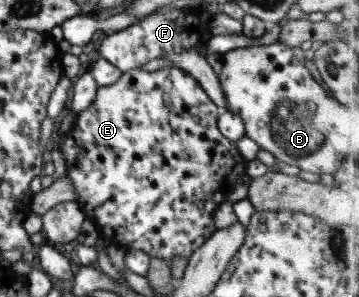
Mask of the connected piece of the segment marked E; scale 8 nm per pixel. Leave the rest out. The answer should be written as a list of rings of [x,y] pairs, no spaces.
[[[166,67],[155,70],[155,72],[132,70],[123,73],[115,83],[109,86],[100,86],[96,91],[97,95],[91,105],[76,114],[72,126],[61,135],[61,141],[59,141],[59,148],[63,150],[61,154],[65,160],[66,174],[75,190],[76,203],[79,204],[84,216],[93,220],[98,234],[106,240],[107,246],[117,246],[123,250],[142,250],[148,257],[159,258],[168,265],[171,258],[175,258],[175,256],[188,258],[207,240],[207,236],[211,236],[215,232],[213,212],[217,210],[217,206],[222,201],[226,200],[227,194],[233,192],[235,182],[246,174],[247,161],[239,155],[235,143],[227,140],[216,126],[220,109],[210,102],[195,79],[177,67]]]

